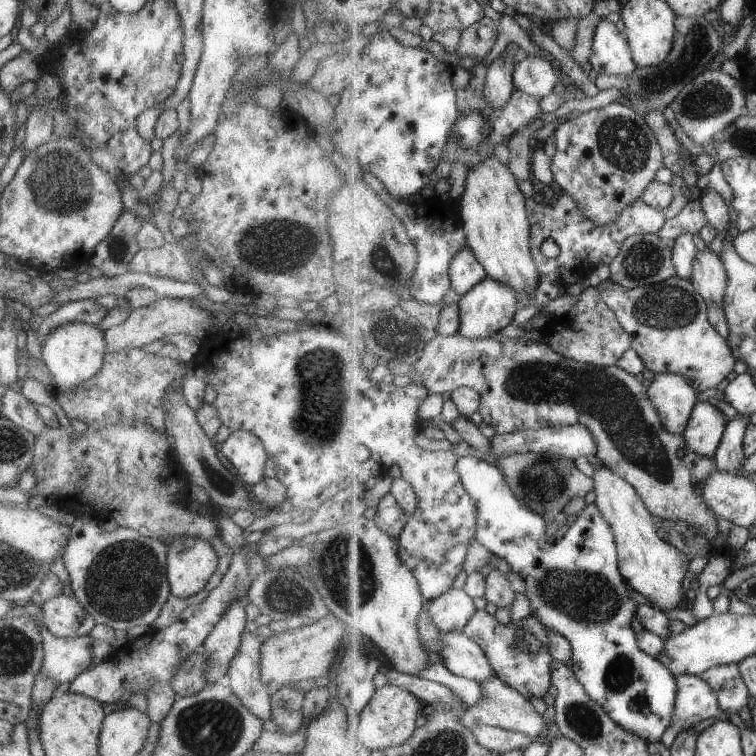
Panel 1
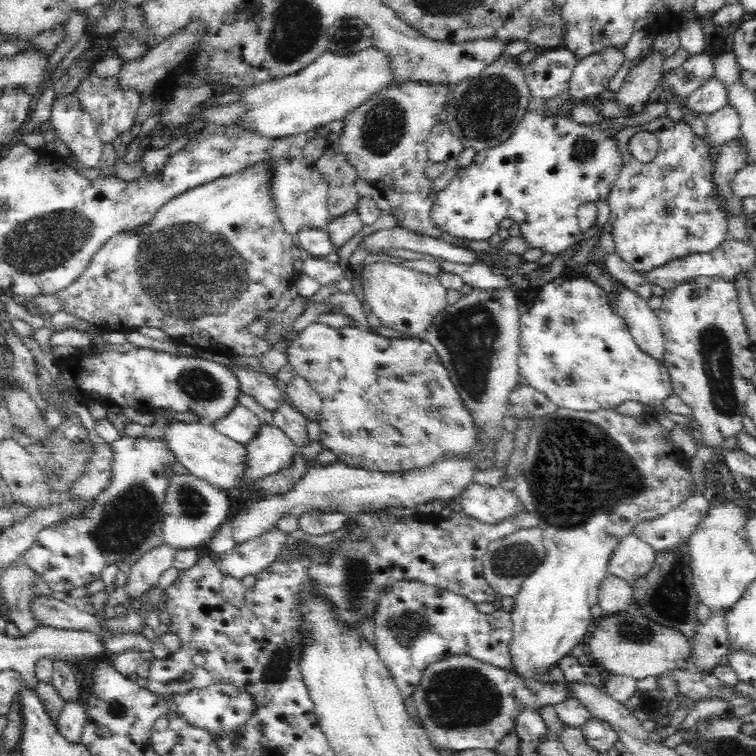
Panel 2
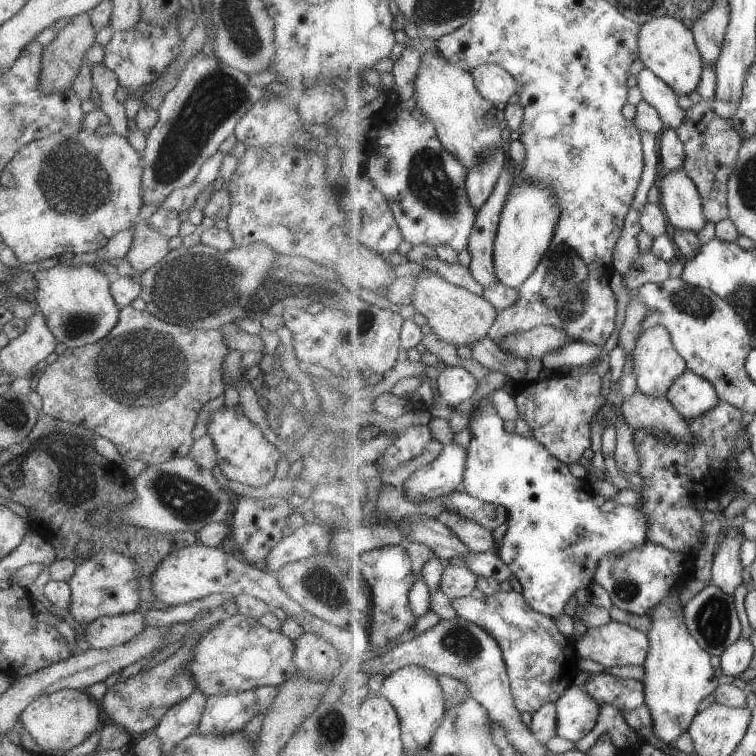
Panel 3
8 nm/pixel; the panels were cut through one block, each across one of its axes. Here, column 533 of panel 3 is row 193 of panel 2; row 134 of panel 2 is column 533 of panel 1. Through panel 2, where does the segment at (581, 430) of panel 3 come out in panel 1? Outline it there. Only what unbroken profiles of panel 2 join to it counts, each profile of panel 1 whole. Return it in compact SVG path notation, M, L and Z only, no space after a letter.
M459 333L447 336L436 334L425 347L424 355L413 366L413 371L431 393L452 393L459 387L471 387L480 392L482 403L478 412L487 424L495 428L497 435L550 426L586 426L596 438L595 456L599 462L632 484L644 498L653 516L685 521L710 541L717 540L719 526L715 521L719 518L702 497L705 483L718 470L715 458L699 456L689 448L684 435L672 433L662 423L648 388L629 371L616 364L602 367L576 361L557 352L547 343L521 337L509 338L499 333L474 339Z

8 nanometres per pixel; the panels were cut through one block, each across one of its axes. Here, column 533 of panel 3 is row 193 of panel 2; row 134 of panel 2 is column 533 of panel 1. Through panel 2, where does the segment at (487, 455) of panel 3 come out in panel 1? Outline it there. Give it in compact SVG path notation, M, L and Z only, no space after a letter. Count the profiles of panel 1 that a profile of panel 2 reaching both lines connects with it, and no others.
M467 455L466 457L460 457L458 460L458 471L461 475L464 487L474 498L478 508L478 531L476 537L481 544L485 545L485 548L488 548L494 555L503 558L507 564L510 565L512 571L522 576L527 587L526 596L531 605L532 612L540 618L540 622L549 629L553 629L569 639L569 642L571 642L574 648L572 667L576 672L577 678L590 694L590 697L600 702L601 706L604 706L605 710L608 710L608 713L627 730L633 731L636 735L641 735L641 737L645 738L650 743L662 742L665 731L669 730L670 726L673 726L673 721L676 718L678 691L676 674L673 674L673 671L668 666L665 666L657 657L641 650L641 647L638 645L637 633L633 630L631 622L633 622L633 618L637 617L636 614L640 604L629 596L629 590L627 590L628 582L620 571L620 554L616 543L616 532L613 530L610 522L604 517L604 514L599 510L599 507L595 502L587 505L582 510L578 519L570 526L569 530L560 539L554 540L553 537L547 536L547 522L545 522L545 518L539 513L536 513L526 502L523 502L523 500L518 500L517 496L513 494L511 486L507 484L505 476L501 474L499 466L492 466L485 460Z

